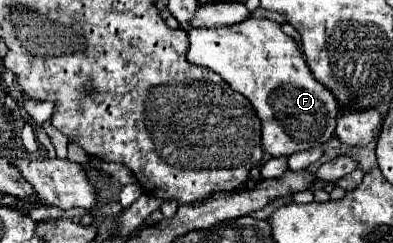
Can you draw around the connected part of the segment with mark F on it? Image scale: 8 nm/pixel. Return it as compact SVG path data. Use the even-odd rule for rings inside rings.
M249 17L247 21L239 25L229 25L221 29L191 29L189 41L191 41L191 47L187 53L189 63L213 69L217 75L221 75L231 85L233 91L245 95L251 101L251 105L257 111L257 117L261 119L263 149L271 157L291 155L303 149L319 147L331 139L335 125L337 125L337 101L319 81L313 79L305 63L305 55L299 49L297 41L285 35L279 23Z

